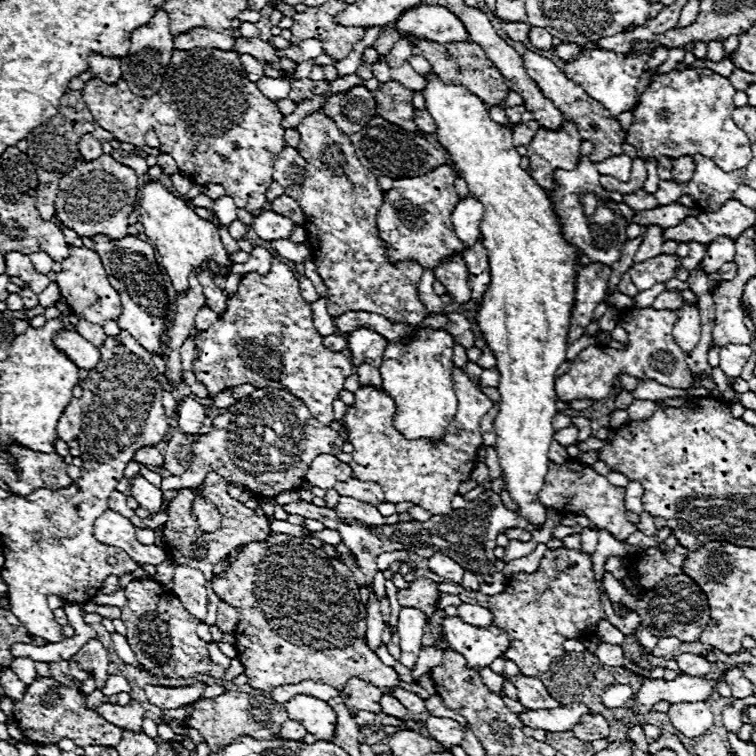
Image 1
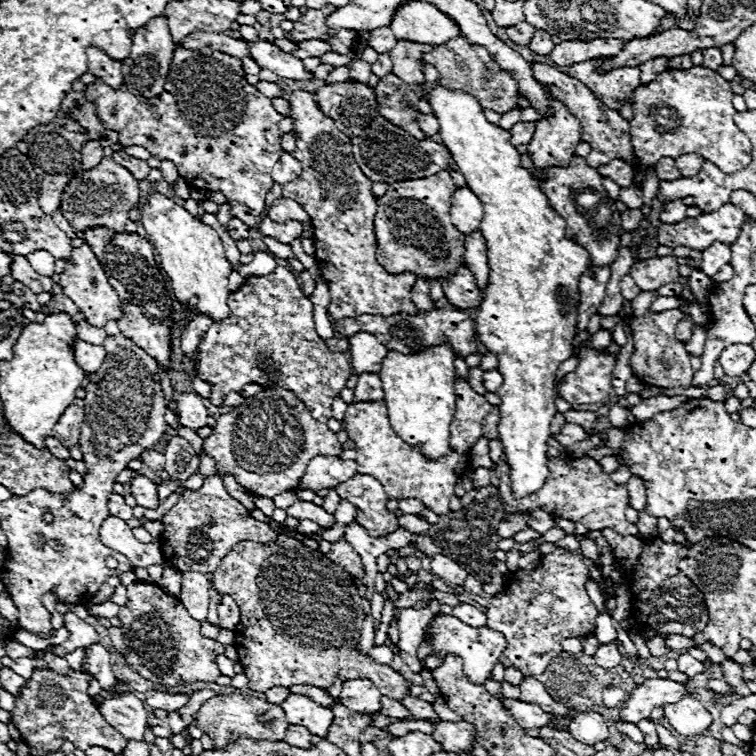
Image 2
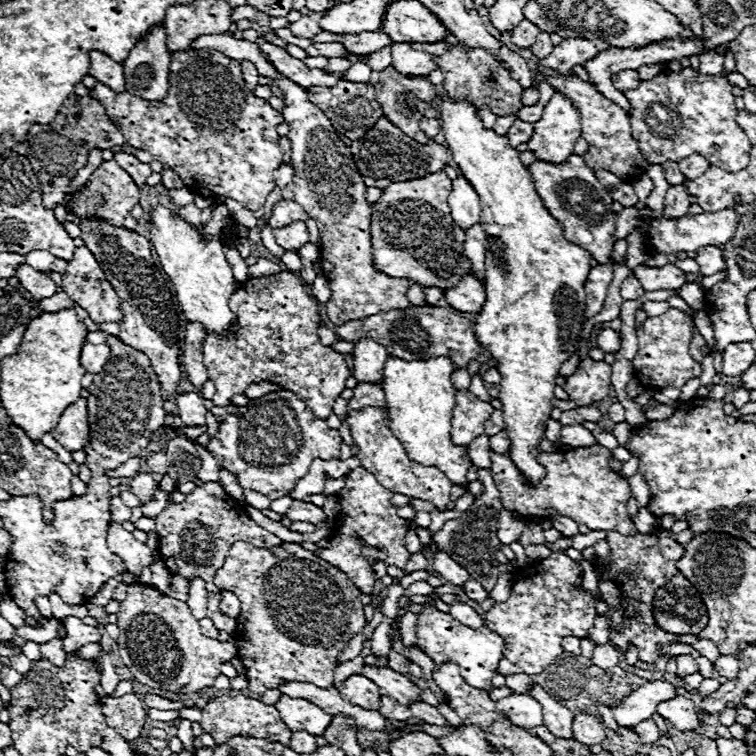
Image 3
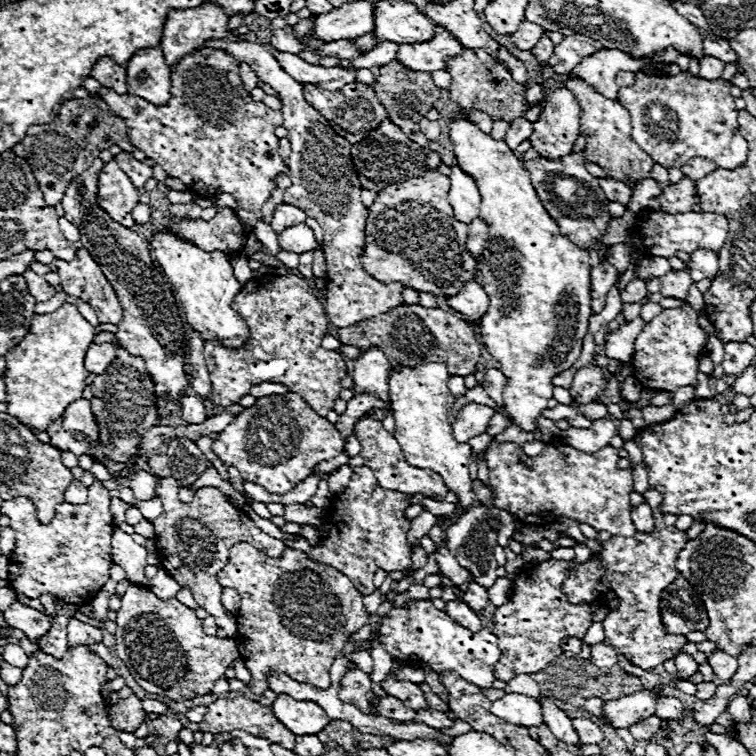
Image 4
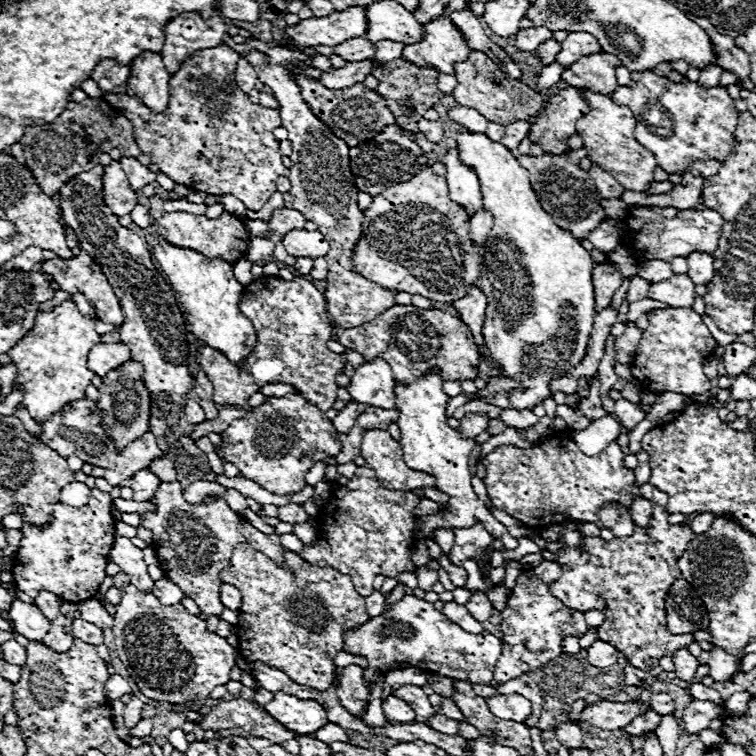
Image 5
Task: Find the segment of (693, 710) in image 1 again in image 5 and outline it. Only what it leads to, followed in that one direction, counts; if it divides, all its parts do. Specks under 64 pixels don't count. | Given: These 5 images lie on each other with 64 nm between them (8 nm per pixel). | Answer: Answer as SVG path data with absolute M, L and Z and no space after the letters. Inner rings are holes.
M658 692L650 698L650 706L652 710L656 710L660 716L666 716L666 714L674 714L676 712L676 702L664 694L664 692Z

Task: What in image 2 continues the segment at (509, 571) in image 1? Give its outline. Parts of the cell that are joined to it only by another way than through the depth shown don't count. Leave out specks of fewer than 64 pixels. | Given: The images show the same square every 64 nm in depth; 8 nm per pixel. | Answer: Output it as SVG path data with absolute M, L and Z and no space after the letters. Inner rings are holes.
M540 550L520 556L518 560L518 570L520 570L520 568L522 568L522 570L532 570L532 568L536 568L536 564L540 562L540 558L542 558L542 552L540 552Z

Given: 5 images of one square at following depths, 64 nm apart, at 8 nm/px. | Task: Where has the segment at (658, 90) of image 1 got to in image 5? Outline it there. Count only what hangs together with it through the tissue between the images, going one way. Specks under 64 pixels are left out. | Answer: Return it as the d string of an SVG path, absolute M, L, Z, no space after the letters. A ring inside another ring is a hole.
M632 72L632 84L630 86L620 86L612 100L616 104L624 104L632 110L632 114L636 116L636 140L640 144L644 144L644 148L648 148L654 156L656 162L662 170L666 170L668 174L684 174L686 168L694 162L694 160L720 160L724 164L726 156L732 152L734 148L734 132L736 132L736 124L738 124L738 110L734 106L734 100L728 94L726 86L712 86L712 88L704 88L698 82L690 82L686 76L682 82L670 82L668 78L656 76L654 72Z

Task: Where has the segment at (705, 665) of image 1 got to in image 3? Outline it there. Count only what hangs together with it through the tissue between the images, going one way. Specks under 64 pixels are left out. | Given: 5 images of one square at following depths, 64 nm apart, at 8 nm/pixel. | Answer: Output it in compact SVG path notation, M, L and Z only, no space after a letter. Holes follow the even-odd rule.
M690 654L676 656L676 662L678 662L678 672L676 672L678 676L688 676L688 674L698 672L698 664L696 664L696 660Z

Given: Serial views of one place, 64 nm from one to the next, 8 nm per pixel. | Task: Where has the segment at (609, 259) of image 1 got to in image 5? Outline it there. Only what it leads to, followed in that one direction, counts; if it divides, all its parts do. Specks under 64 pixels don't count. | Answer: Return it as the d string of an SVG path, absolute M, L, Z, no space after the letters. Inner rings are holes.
M570 150L564 156L520 156L520 166L530 172L530 184L542 204L542 208L560 224L560 228L572 232L576 240L586 240L592 230L598 228L606 220L606 212L600 206L602 196L598 194L598 188L590 174L580 168L580 160L586 158L586 150Z

